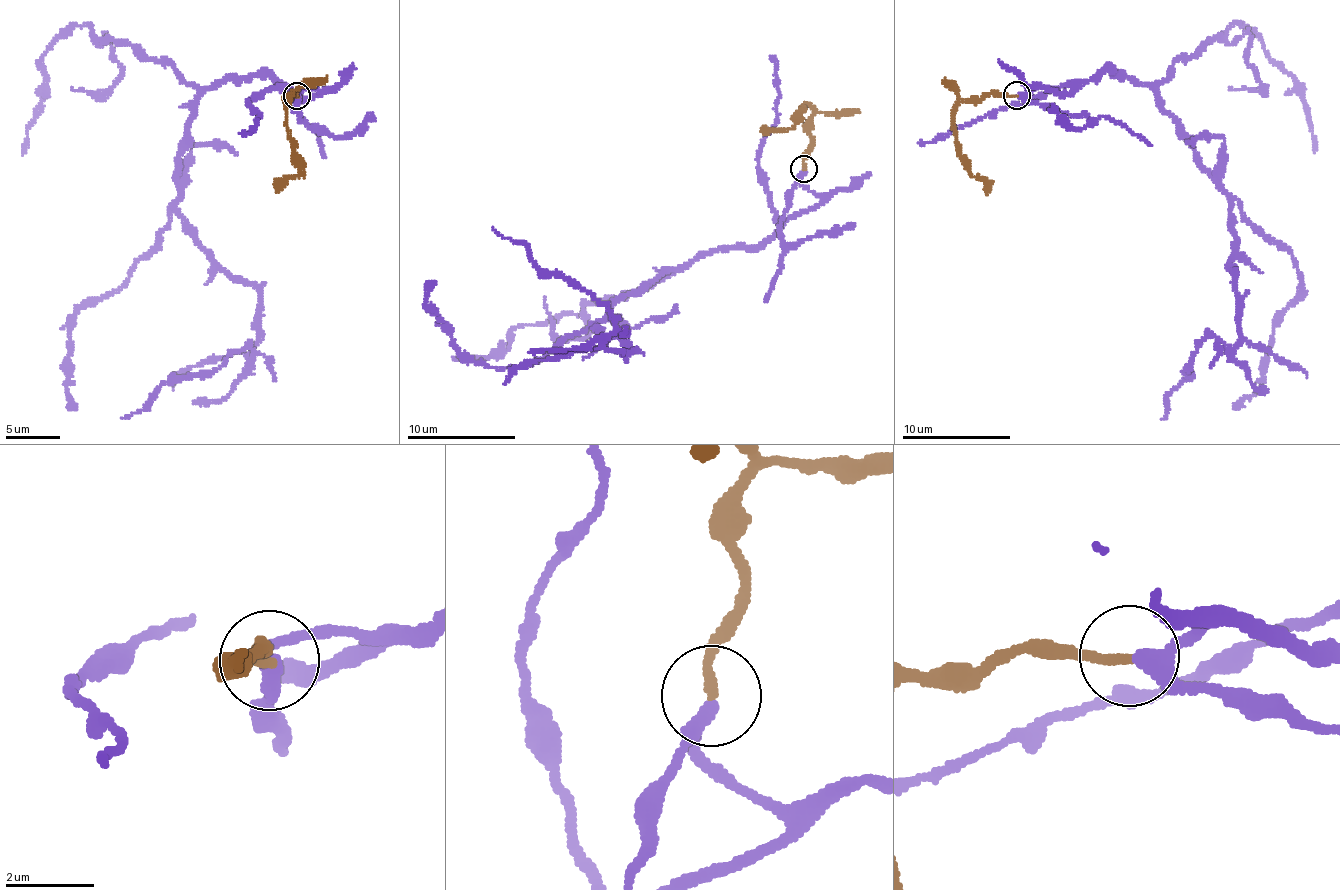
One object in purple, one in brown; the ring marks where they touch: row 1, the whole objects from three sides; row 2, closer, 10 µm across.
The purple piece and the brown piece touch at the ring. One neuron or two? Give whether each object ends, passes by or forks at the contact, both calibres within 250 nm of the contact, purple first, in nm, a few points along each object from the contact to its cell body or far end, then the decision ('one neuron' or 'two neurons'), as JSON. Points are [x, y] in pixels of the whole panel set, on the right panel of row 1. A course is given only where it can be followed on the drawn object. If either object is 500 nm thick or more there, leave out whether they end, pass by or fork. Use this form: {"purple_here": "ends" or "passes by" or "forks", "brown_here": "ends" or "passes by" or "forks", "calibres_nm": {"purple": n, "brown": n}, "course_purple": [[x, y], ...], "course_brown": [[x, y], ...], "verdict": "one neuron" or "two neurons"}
{"purple_here": "passes by", "brown_here": "ends", "calibres_nm": {"purple": 300, "brown": 240}, "course_purple": [[1017, 96], [1125, 74], [1154, 91], [1228, 196], [1237, 345], [1204, 337], [1161, 419]], "course_brown": [[1017, 96], [995, 93], [966, 99], [954, 113], [955, 145], [971, 174], [982, 177], [987, 194]], "verdict": "one neuron"}

